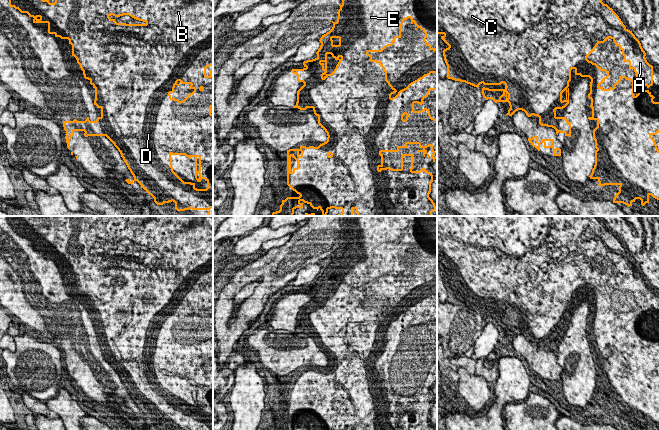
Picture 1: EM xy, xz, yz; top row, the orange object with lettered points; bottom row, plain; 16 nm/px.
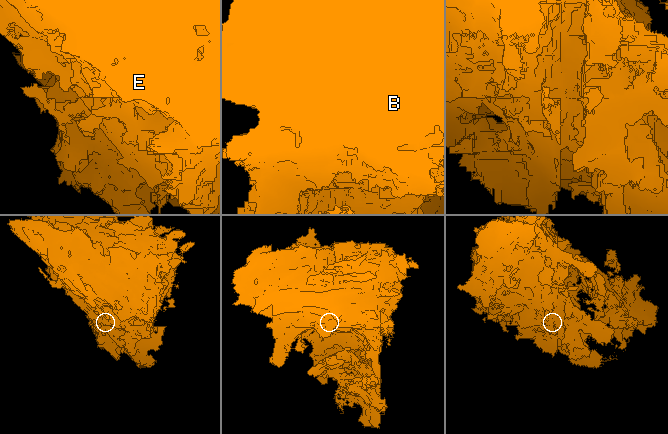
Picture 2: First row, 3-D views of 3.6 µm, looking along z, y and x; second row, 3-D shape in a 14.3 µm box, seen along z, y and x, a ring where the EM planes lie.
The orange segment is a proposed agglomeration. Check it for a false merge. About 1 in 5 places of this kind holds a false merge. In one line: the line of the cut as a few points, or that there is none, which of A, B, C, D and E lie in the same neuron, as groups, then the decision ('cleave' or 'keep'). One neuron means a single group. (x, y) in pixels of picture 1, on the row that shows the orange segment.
cut none; groups A B C D E; keep

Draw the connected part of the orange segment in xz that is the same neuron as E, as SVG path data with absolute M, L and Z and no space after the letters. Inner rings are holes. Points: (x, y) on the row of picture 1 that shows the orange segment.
M342 0L340 9L337 12L338 18L333 23L332 29L320 38L320 48L316 52L317 57L312 60L303 62L303 69L292 69L291 72L297 75L297 80L303 82L304 85L297 91L297 102L293 108L300 110L306 110L312 108L314 114L318 117L319 126L327 133L327 141L320 144L318 147L314 146L300 146L299 149L287 150L287 185L299 194L299 197L287 197L282 200L280 210L273 212L272 216L293 216L296 208L303 208L303 204L309 204L313 209L317 211L320 209L323 216L327 216L328 210L331 208L341 209L338 216L353 216L353 210L356 210L357 216L432 216L432 213L436 210L435 203L429 197L431 192L431 183L433 182L433 175L425 168L421 168L420 171L413 171L413 154L401 154L401 168L392 169L390 167L383 167L383 152L398 152L400 148L407 148L408 144L418 144L419 150L417 152L423 152L423 156L433 159L437 158L437 119L434 119L430 115L430 111L427 108L421 111L414 110L414 104L424 104L424 99L428 97L431 90L437 91L437 71L430 71L424 74L422 77L411 82L406 88L399 92L390 84L387 80L387 71L381 63L381 61L373 60L370 52L382 52L386 47L392 46L396 38L401 38L402 25L408 18L411 19L411 24L415 24L417 30L420 28L425 37L423 41L425 45L429 47L429 50L435 52L437 50L437 0ZM331 54L335 60L338 60L336 68L331 74L327 73L327 55Z

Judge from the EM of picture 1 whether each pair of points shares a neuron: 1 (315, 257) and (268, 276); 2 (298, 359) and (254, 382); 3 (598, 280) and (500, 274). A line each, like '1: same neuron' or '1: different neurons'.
1: same neuron
2: different neurons
3: same neuron

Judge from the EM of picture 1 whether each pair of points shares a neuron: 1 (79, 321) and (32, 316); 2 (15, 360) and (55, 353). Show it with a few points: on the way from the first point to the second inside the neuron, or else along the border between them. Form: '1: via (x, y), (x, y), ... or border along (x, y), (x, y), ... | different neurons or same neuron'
1: via (67, 319), (61, 316), (44, 316) | same neuron
2: border along (23, 350), (44, 349), (48, 355) | different neurons

